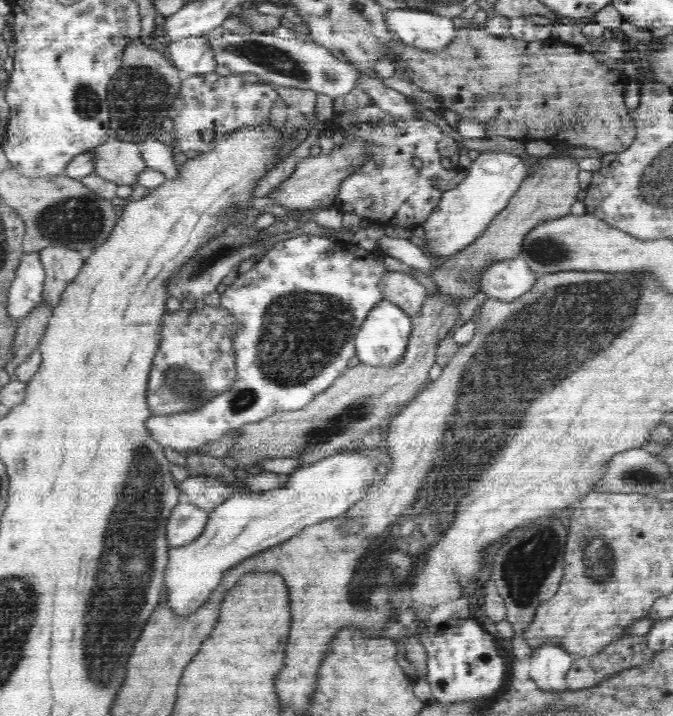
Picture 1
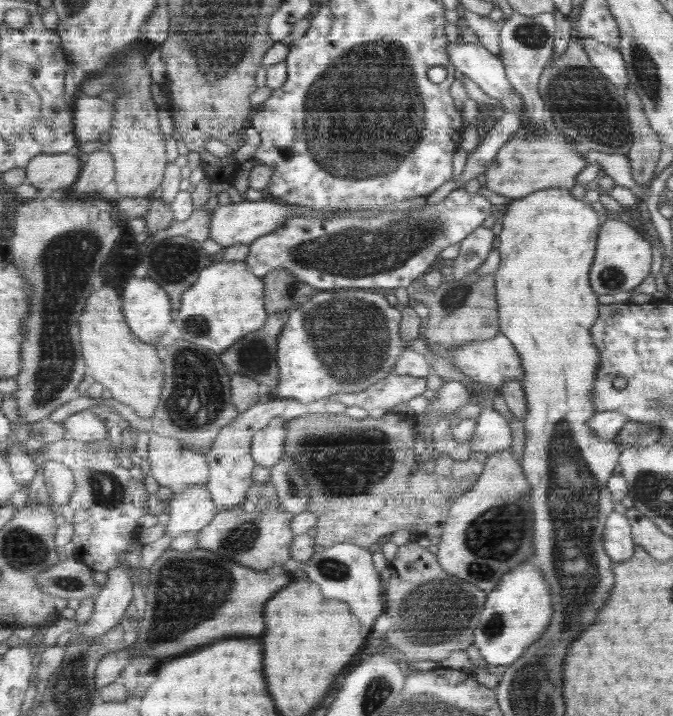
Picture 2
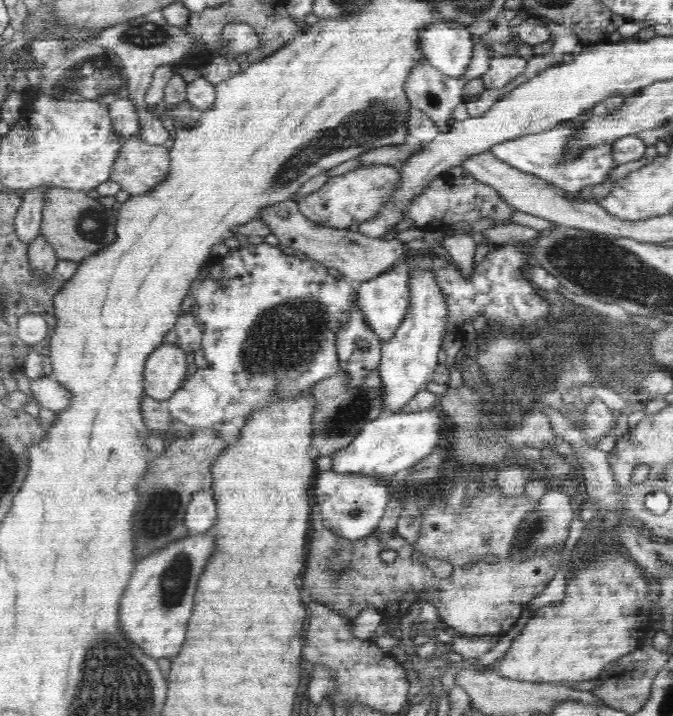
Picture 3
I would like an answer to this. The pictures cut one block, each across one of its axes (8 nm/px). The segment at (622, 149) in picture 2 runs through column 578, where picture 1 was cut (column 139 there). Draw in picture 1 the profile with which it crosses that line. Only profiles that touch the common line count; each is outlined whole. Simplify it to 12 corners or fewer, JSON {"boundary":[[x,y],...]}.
{"boundary":[[144,43],[107,84],[110,130],[153,137],[182,78]]}

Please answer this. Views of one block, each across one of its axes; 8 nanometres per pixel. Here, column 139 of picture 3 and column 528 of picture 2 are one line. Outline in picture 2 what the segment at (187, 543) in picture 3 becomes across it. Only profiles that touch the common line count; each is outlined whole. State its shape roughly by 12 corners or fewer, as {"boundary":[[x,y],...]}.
{"boundary":[[528,560],[487,595],[474,646],[487,664],[523,658],[552,608]]}

